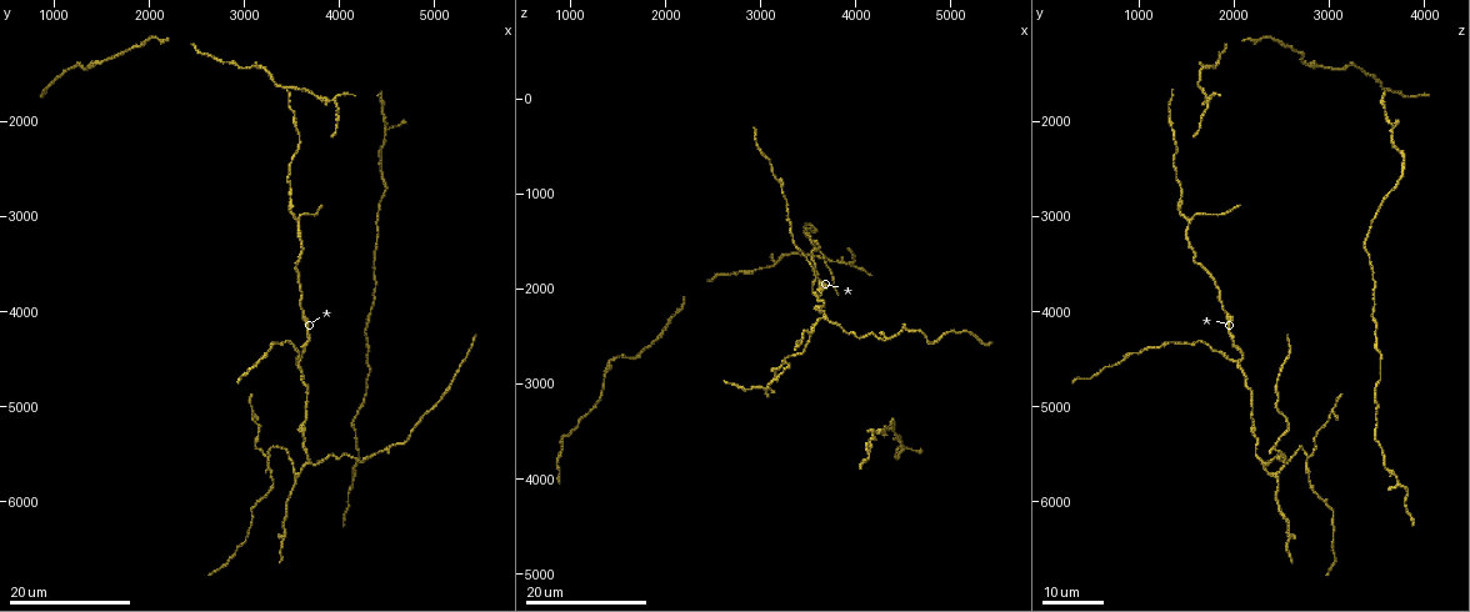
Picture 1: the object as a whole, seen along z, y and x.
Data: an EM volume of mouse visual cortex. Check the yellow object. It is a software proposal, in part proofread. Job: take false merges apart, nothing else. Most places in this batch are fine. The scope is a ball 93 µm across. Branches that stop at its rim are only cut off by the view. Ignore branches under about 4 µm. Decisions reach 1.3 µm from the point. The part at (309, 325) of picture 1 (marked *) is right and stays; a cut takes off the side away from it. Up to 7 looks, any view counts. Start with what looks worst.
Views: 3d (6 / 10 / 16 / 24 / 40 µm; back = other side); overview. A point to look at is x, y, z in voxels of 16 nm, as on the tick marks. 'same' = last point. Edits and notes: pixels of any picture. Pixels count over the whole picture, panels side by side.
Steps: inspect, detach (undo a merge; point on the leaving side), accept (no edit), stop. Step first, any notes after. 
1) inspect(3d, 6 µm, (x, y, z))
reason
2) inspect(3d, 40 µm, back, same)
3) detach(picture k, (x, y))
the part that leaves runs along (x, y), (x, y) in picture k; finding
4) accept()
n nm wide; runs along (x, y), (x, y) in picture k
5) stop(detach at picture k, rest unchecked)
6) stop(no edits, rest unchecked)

inspect(3d, 24 µm, (3240, 5520, 2800))
a fork

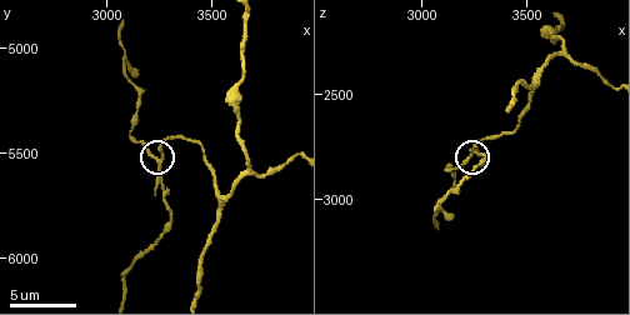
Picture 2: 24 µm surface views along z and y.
inspect(3d, 6 µm, same)

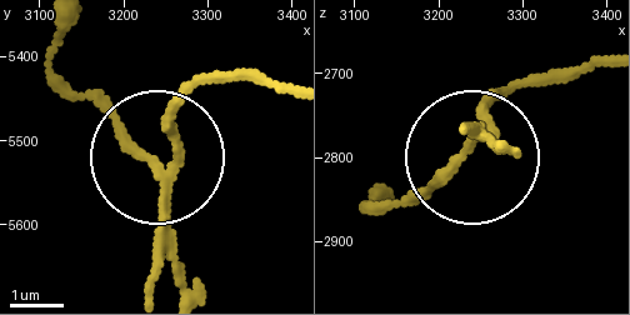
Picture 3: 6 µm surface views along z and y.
detach(picture 3, (464, 130))
170 nm wide; a second neuron is stuck on

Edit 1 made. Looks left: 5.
inspect(overview)

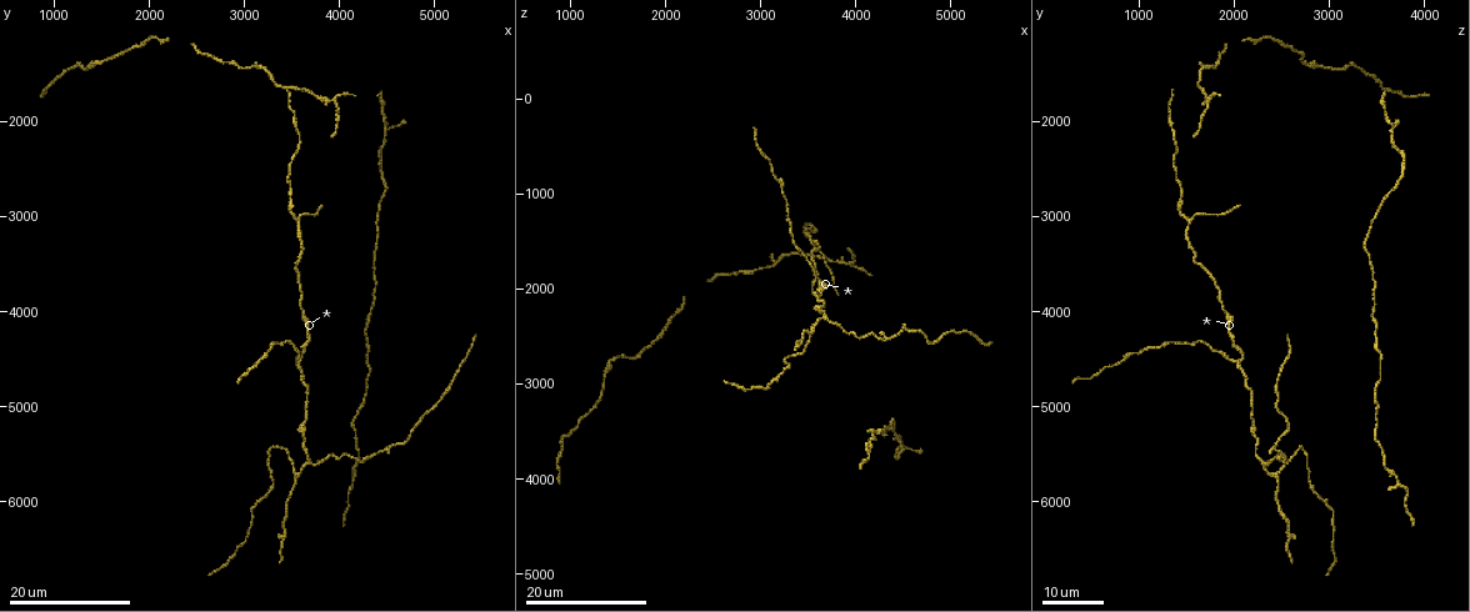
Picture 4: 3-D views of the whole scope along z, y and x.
inspect(3d, 10 µm, (3540, 5710, 2440))
three-way junction

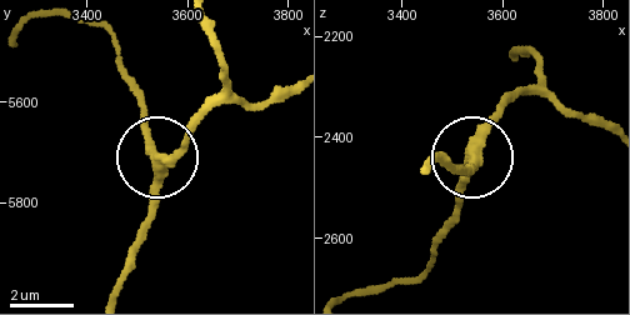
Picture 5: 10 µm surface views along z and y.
inspect(3d, 10 µm, back, (3535, 5720, 2445))

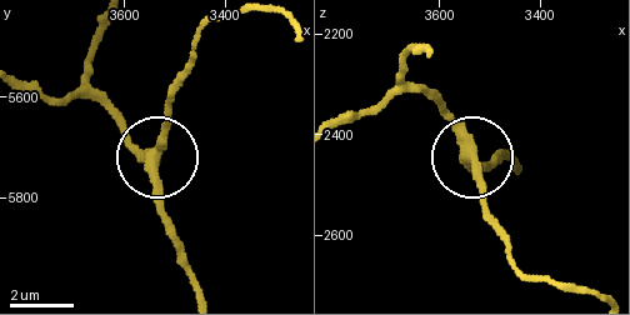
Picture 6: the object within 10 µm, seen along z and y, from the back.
accept()
side arm 17 µm; runs along (103, 26), (86, 74), (128, 139), (154, 150), (168, 233) in picture 6; one neuron here

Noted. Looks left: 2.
inspect(3d, 24 µm, (3580, 4520, 2020))
three-way junction

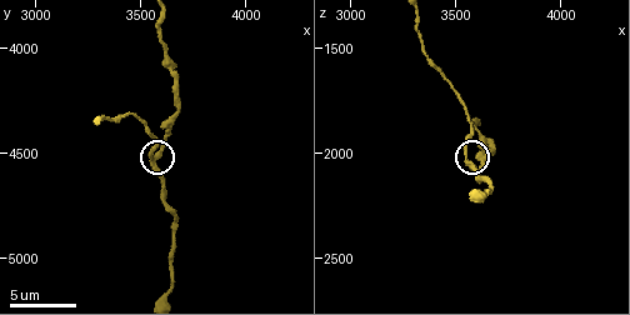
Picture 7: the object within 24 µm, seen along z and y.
inspect(3d, 6 µm, (3550, 4530, 2040))
closer look

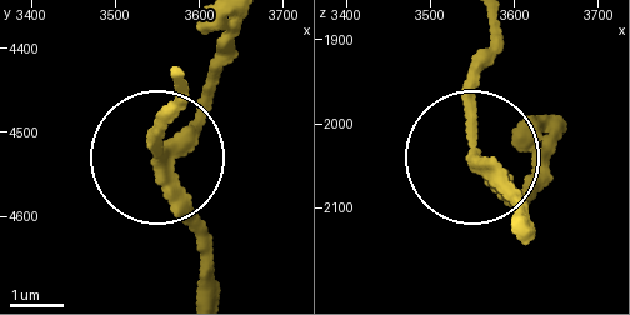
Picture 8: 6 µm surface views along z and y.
accept()
side arm 36 µm; runs along (239, 24), (211, 91), (154, 159), (180, 78) in picture 8; all the same neuron

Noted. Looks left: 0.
stop(detach at picture 3, rest unchecked)

